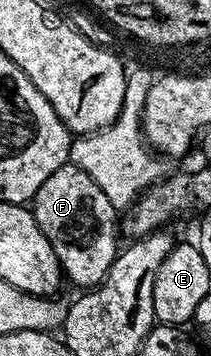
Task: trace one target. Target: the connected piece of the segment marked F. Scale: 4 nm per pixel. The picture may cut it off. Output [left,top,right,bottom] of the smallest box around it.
[33,161,121,289]

